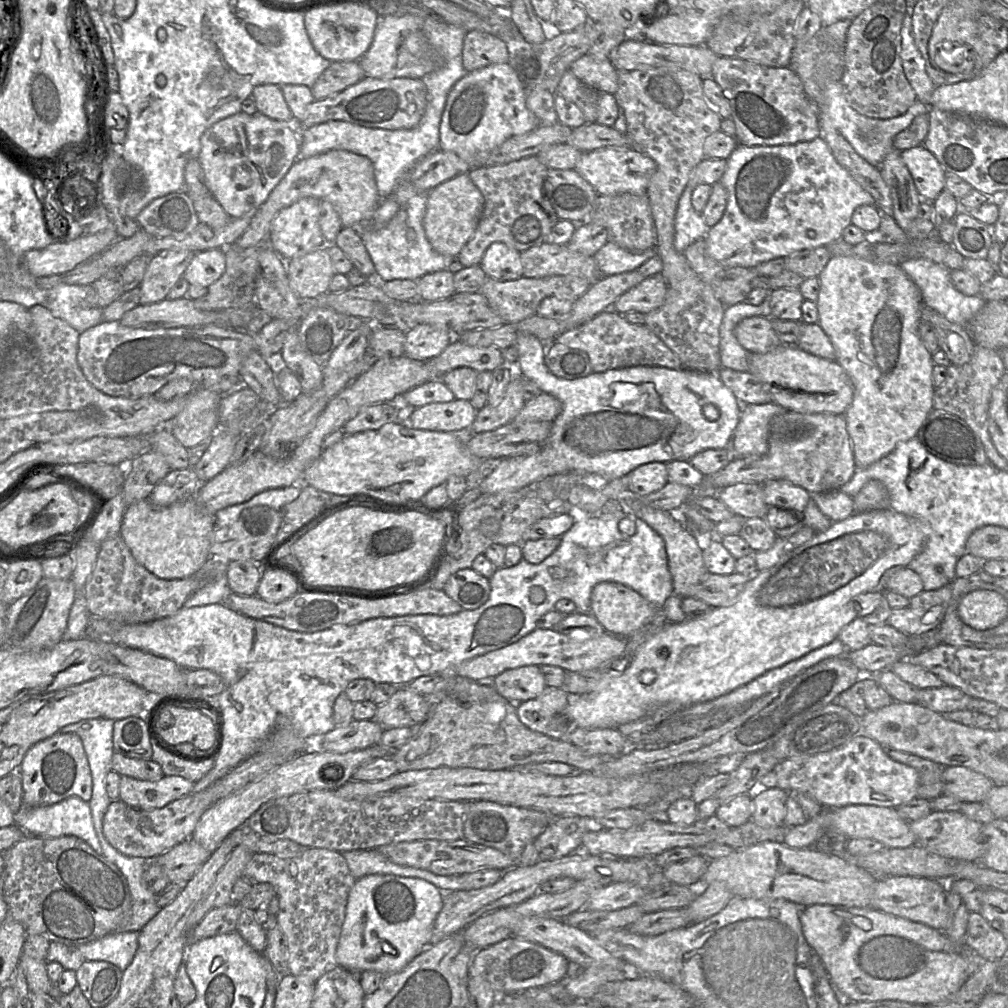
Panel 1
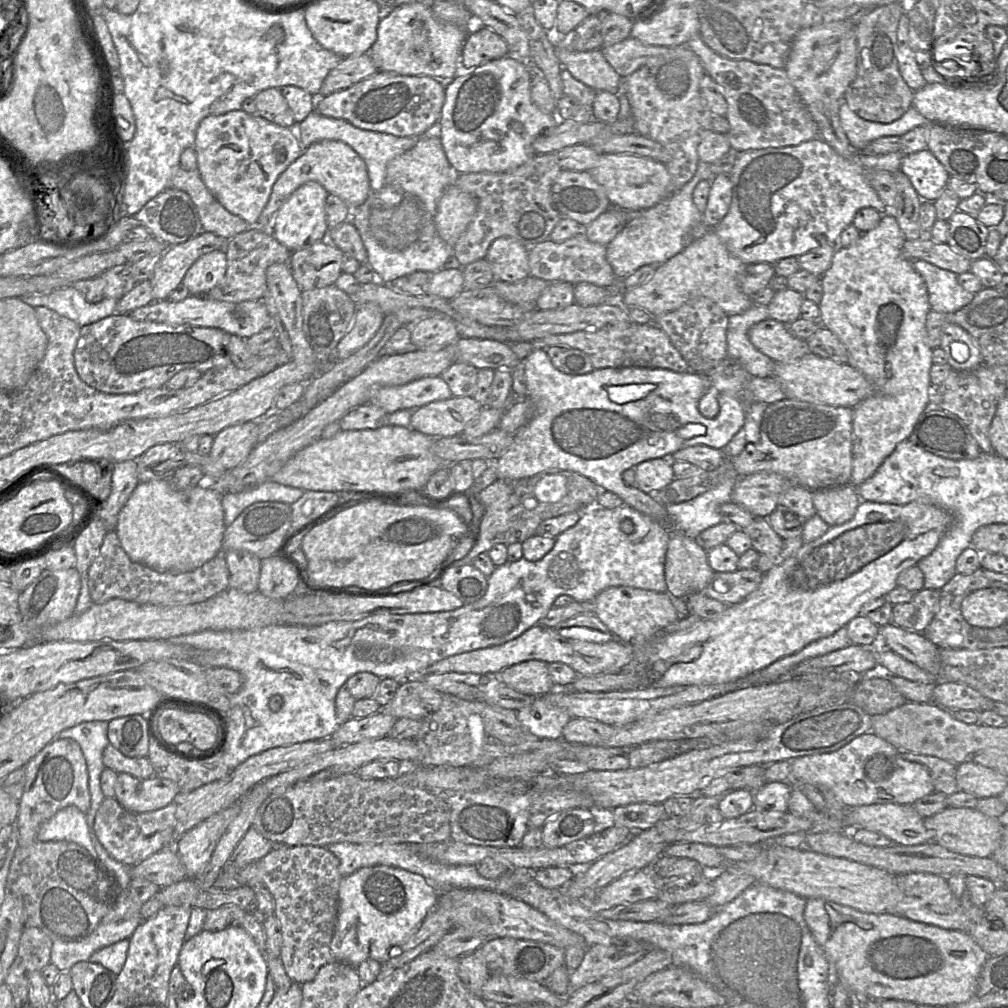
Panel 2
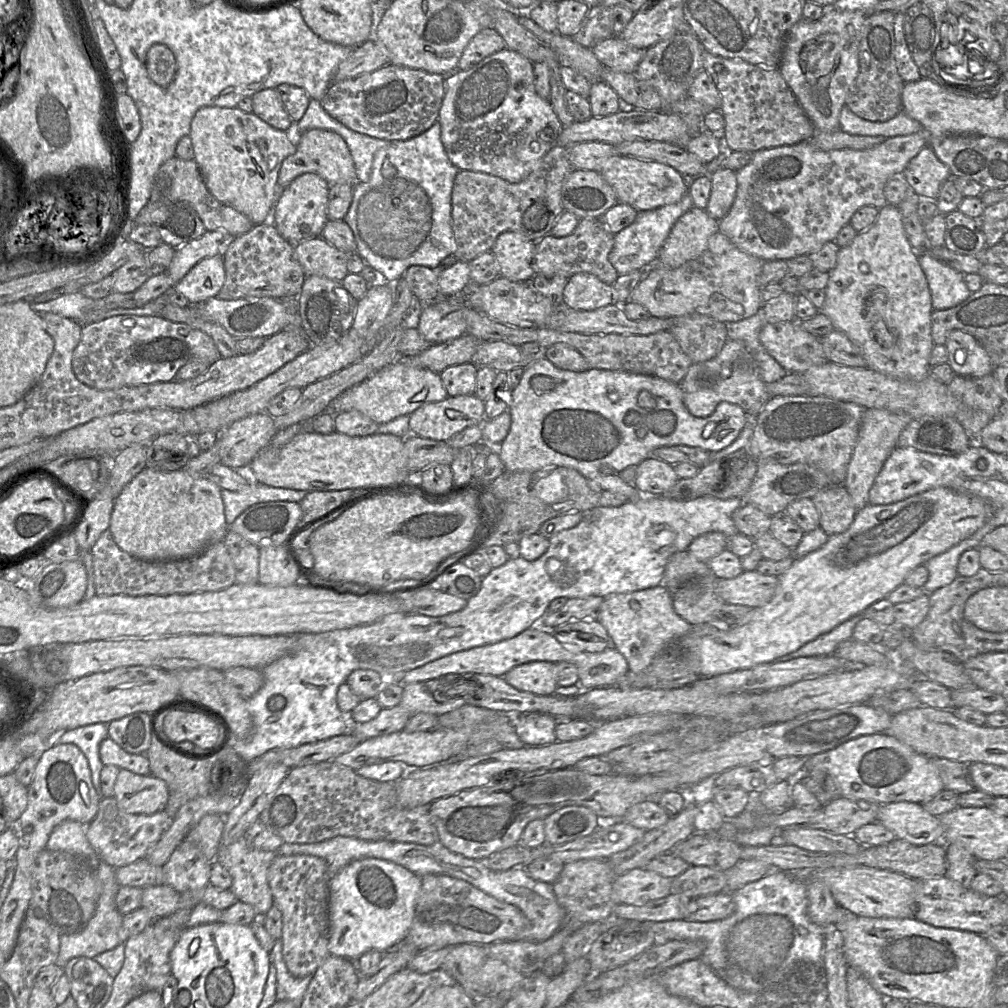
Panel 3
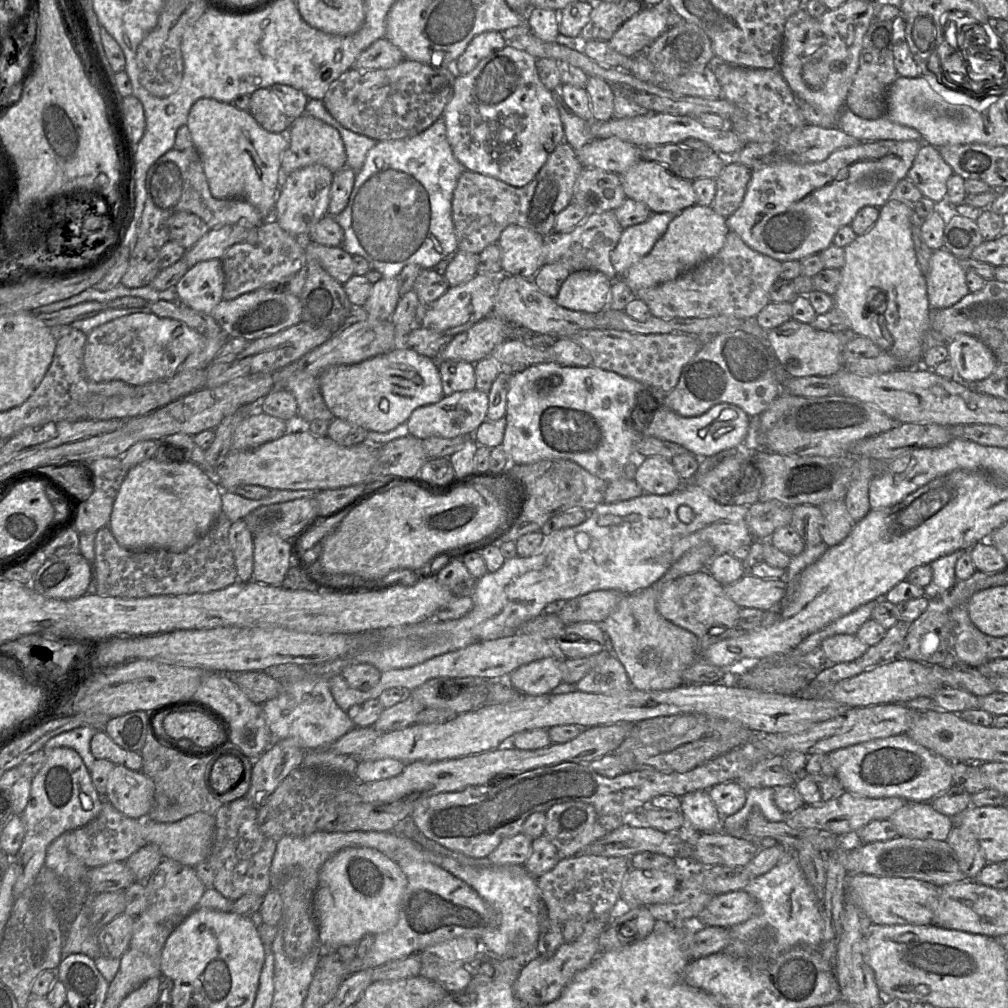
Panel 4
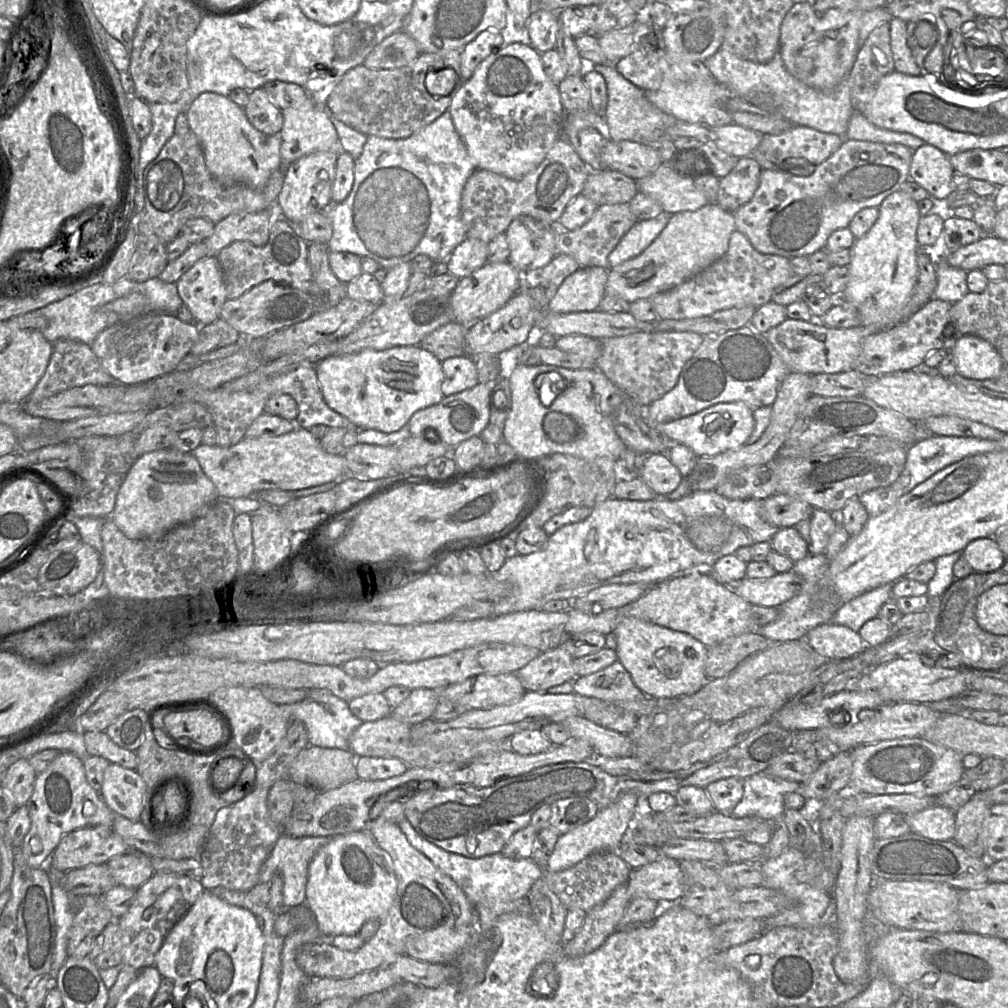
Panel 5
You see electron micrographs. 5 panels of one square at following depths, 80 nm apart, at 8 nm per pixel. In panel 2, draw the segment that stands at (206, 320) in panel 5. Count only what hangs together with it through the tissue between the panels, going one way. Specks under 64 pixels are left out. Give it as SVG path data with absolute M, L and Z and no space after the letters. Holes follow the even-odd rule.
M224 250L204 254L188 269L182 284L191 295L207 295L225 277L227 258Z

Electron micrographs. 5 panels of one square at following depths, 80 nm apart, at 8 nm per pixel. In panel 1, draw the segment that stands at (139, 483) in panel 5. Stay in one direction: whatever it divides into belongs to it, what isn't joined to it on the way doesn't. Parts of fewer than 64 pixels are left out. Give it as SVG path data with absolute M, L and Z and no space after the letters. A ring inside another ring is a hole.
M194 497L169 507L155 506L146 499L126 508L122 519L120 537L138 564L160 579L177 580L194 575L206 564L211 557L210 548L214 531L215 514L210 513Z

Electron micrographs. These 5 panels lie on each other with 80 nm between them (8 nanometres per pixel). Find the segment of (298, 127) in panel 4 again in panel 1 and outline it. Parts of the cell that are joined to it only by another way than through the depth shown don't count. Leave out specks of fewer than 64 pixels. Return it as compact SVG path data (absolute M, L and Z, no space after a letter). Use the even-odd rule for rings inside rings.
M330 150L309 158L298 158L281 181L271 191L267 200L256 209L250 225L233 245L240 248L248 248L268 241L271 224L280 210L292 205L301 198L309 196L316 197L321 201L327 200L331 202L340 215L343 227L354 228L368 222L382 201L377 191L373 163L366 156L347 150Z

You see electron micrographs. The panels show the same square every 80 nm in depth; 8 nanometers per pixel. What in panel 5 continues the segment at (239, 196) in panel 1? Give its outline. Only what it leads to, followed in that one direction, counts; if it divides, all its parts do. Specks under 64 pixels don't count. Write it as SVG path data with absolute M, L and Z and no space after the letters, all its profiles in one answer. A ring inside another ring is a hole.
M214 92L200 94L186 111L189 130L192 131L203 150L205 164L211 175L224 185L243 184L251 188L263 188L271 174L282 165L279 135L266 135L253 127L243 108L235 104L228 96Z

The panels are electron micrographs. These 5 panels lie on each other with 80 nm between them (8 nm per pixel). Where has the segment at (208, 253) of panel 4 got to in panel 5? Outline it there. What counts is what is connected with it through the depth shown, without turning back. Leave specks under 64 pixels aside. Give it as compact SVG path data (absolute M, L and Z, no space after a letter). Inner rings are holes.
M275 204L256 213L233 213L215 224L214 231L204 243L209 256L217 256L218 253L235 241L248 241L255 246L266 244L270 226L280 216L280 209Z

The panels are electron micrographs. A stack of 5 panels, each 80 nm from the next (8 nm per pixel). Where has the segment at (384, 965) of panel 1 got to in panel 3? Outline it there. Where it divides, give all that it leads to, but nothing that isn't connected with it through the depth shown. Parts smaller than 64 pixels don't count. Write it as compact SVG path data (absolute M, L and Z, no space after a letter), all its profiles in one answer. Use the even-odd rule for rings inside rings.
M382 859L355 860L342 868L329 881L329 939L330 955L357 960L362 954L377 950L386 952L407 934L421 890L421 878L407 869Z

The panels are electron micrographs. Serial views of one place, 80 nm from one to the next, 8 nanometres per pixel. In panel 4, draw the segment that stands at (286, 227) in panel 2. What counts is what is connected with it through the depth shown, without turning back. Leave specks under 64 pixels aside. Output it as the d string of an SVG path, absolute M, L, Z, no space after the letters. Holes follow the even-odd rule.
M312 164L283 176L275 203L274 220L289 234L304 241L312 226L328 214L333 172L321 164Z

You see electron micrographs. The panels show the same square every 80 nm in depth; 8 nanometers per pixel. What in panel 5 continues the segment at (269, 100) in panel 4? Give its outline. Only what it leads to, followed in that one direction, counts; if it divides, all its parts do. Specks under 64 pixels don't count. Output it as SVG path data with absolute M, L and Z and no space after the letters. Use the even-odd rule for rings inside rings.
M263 88L249 91L249 100L243 110L255 129L266 135L279 135L283 127L282 110Z

